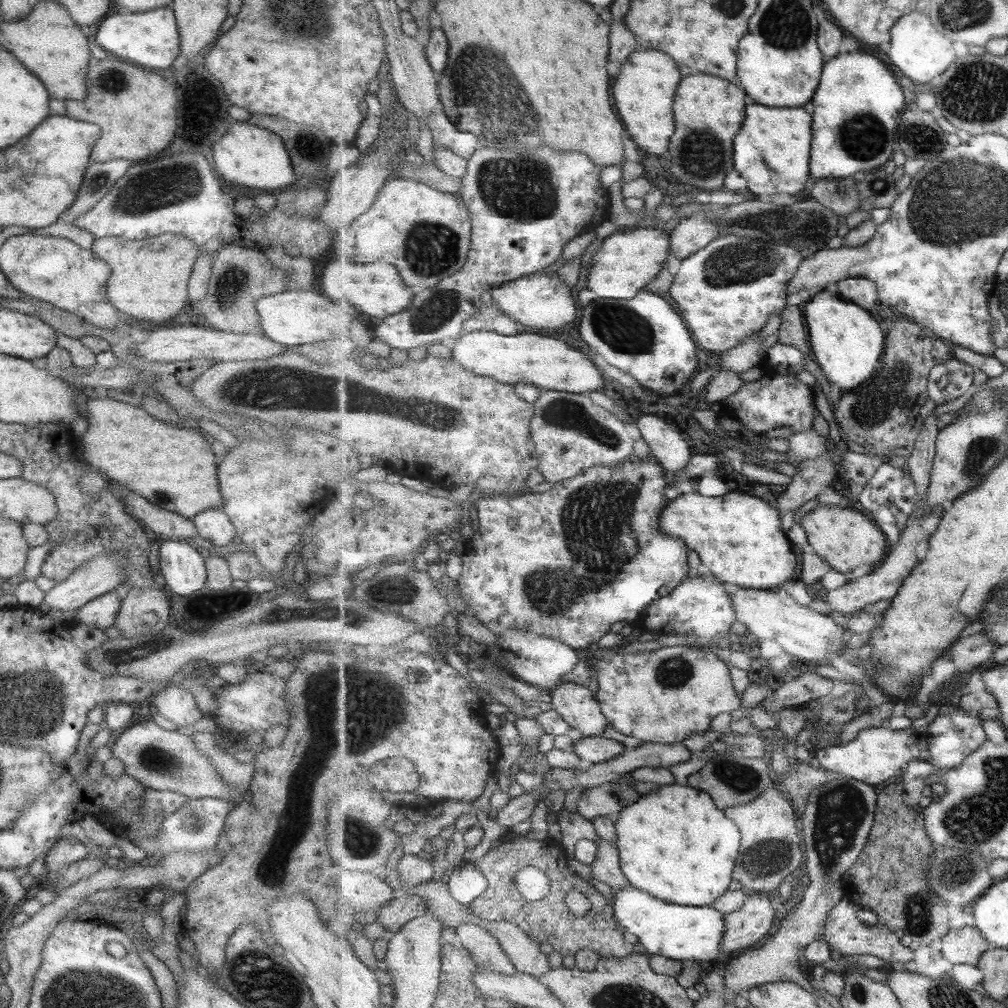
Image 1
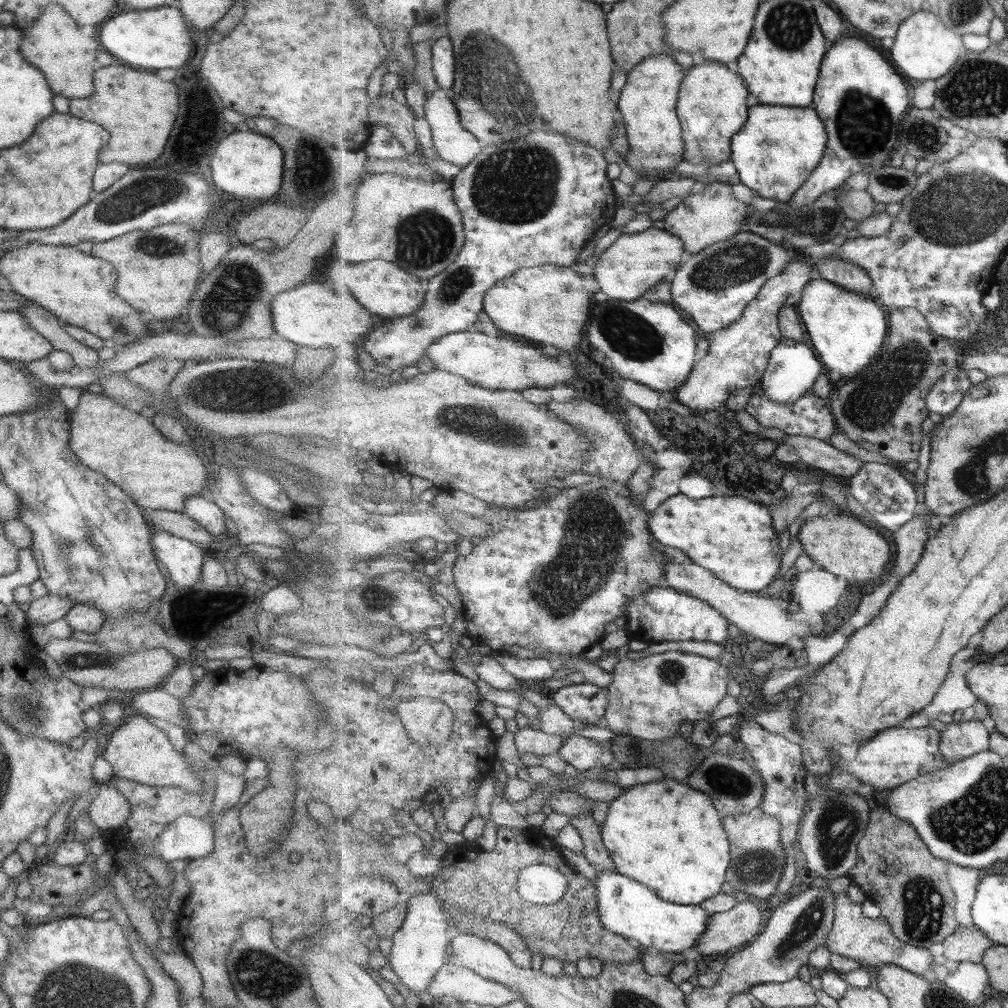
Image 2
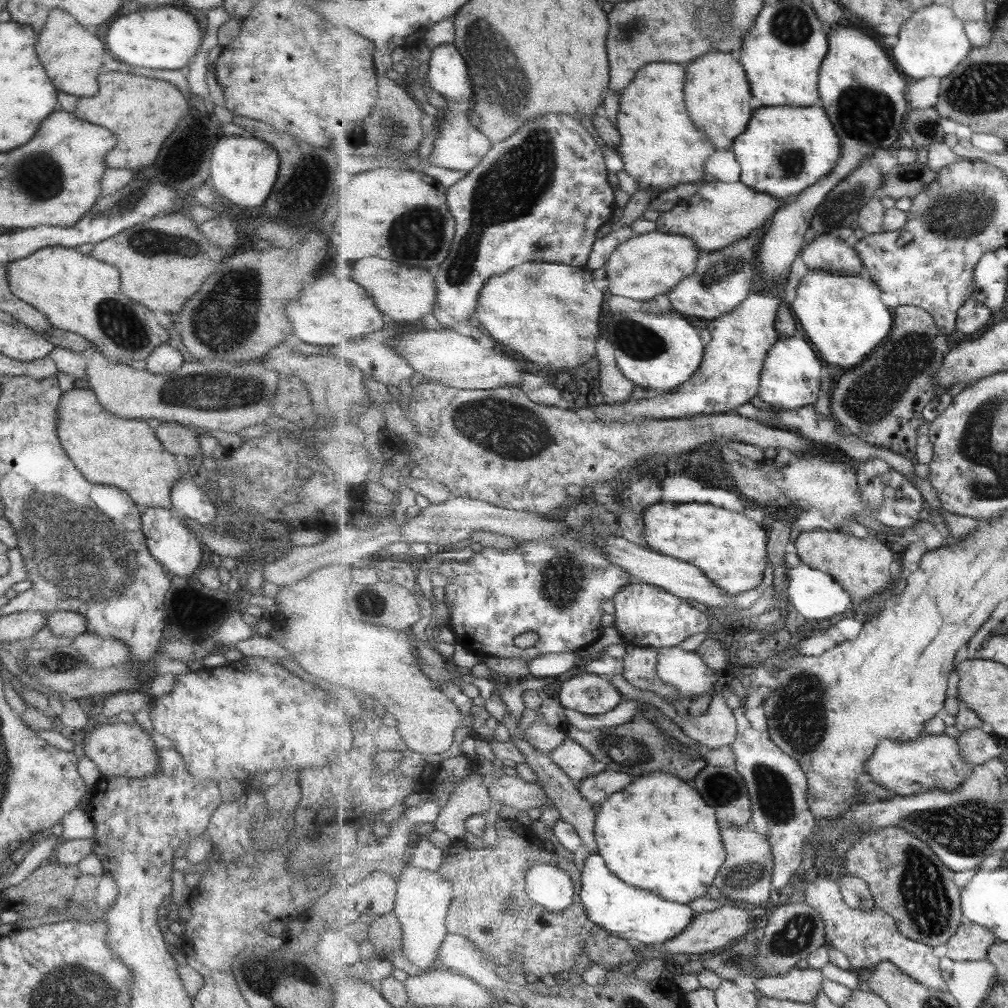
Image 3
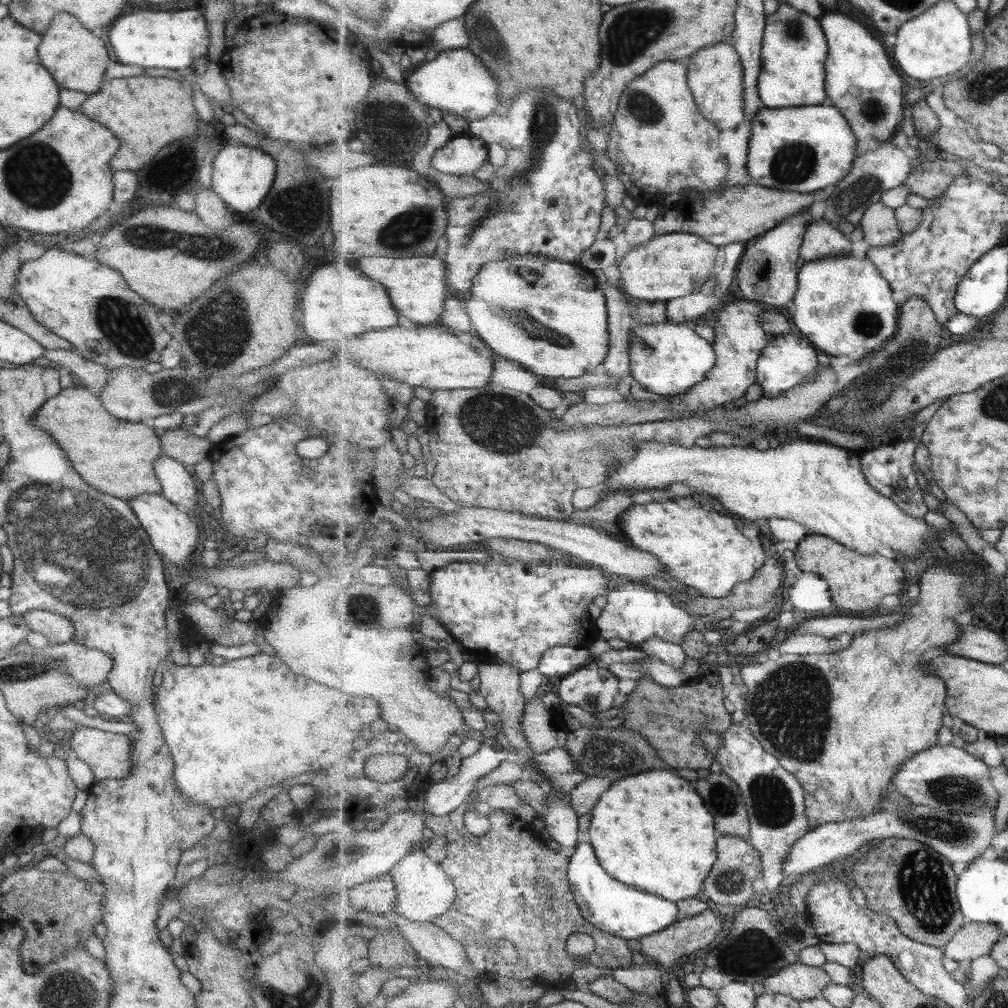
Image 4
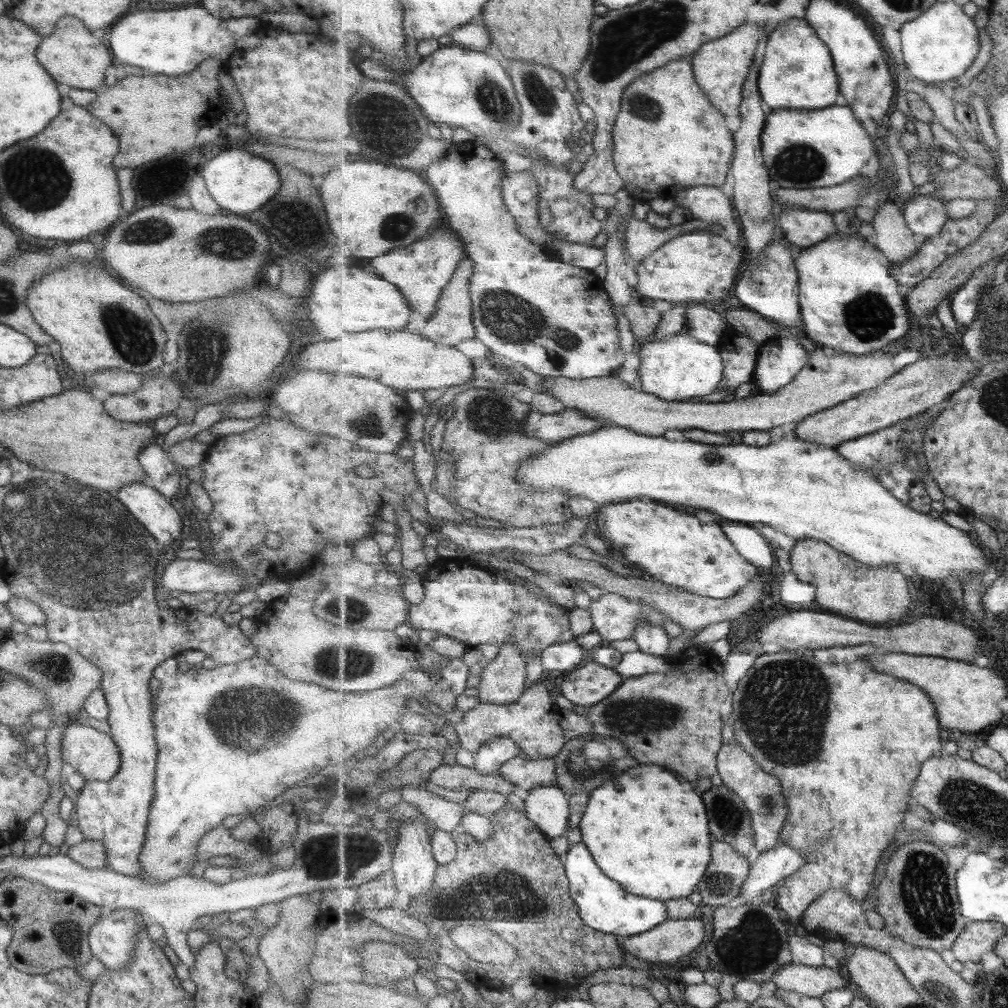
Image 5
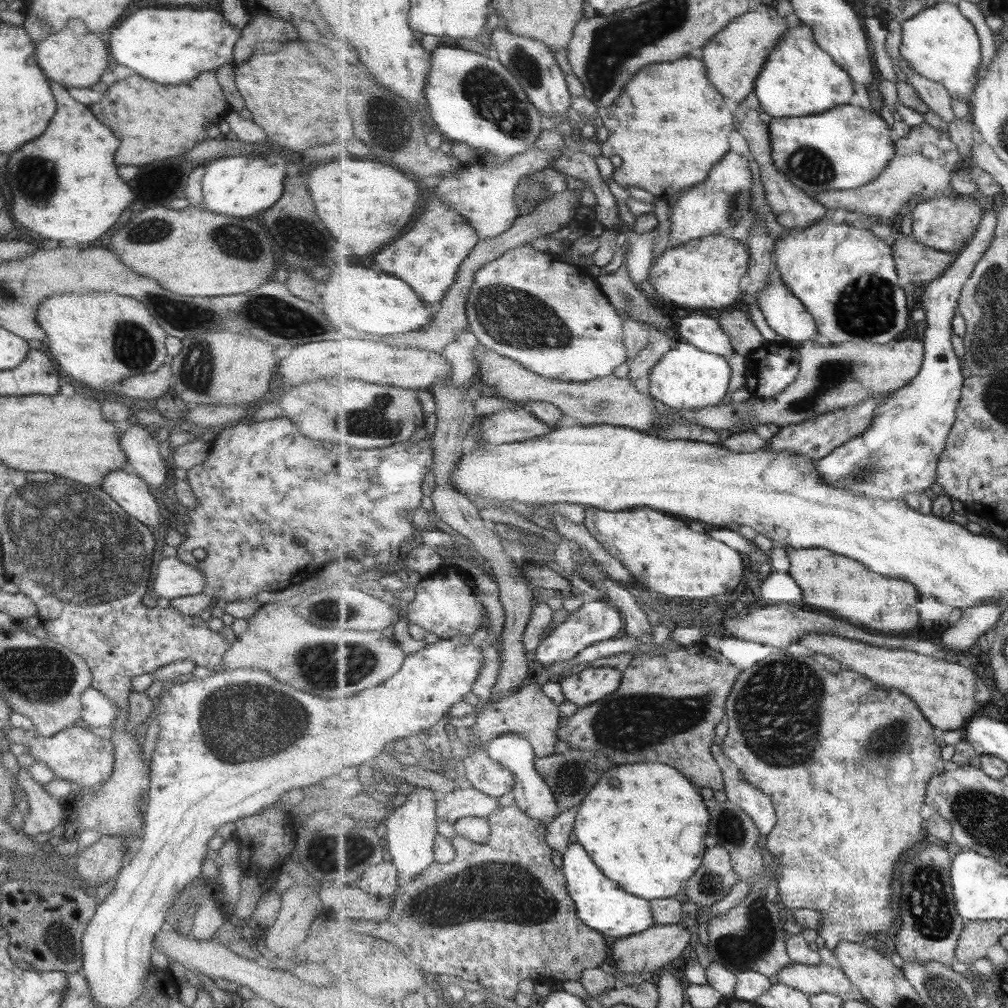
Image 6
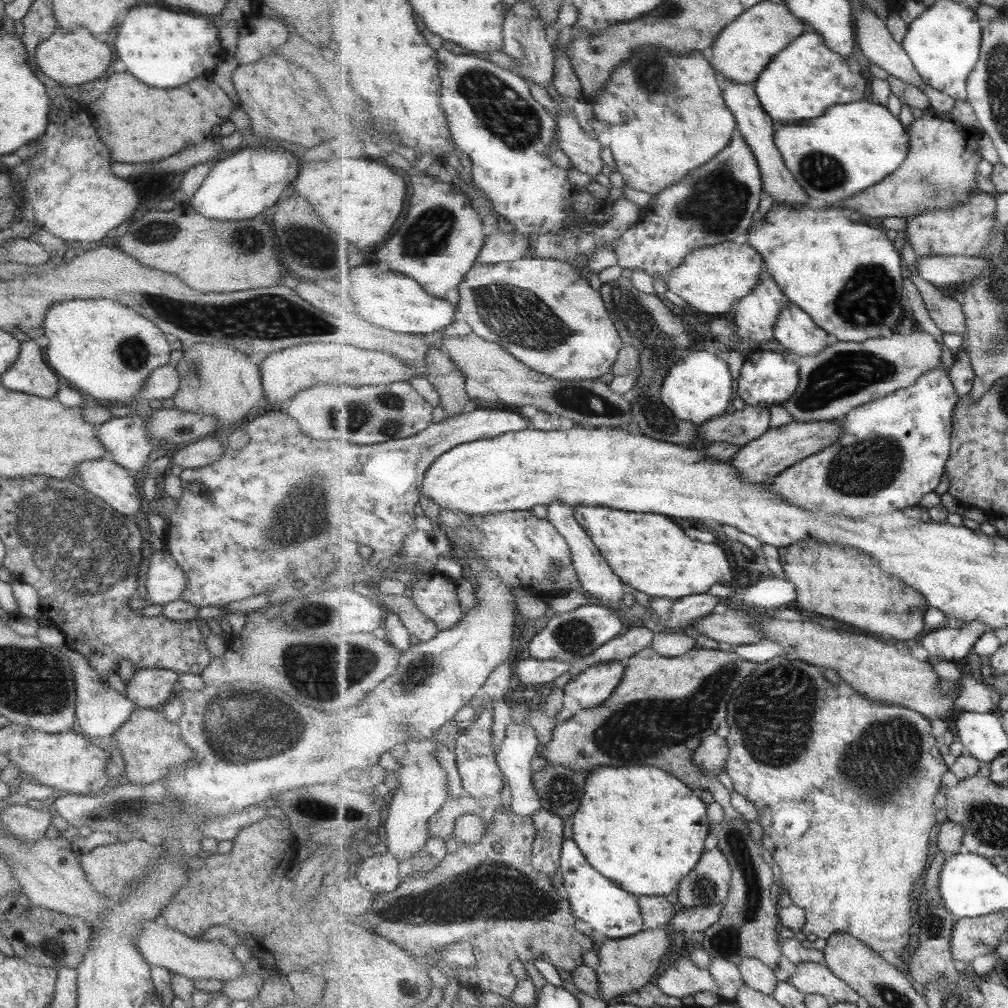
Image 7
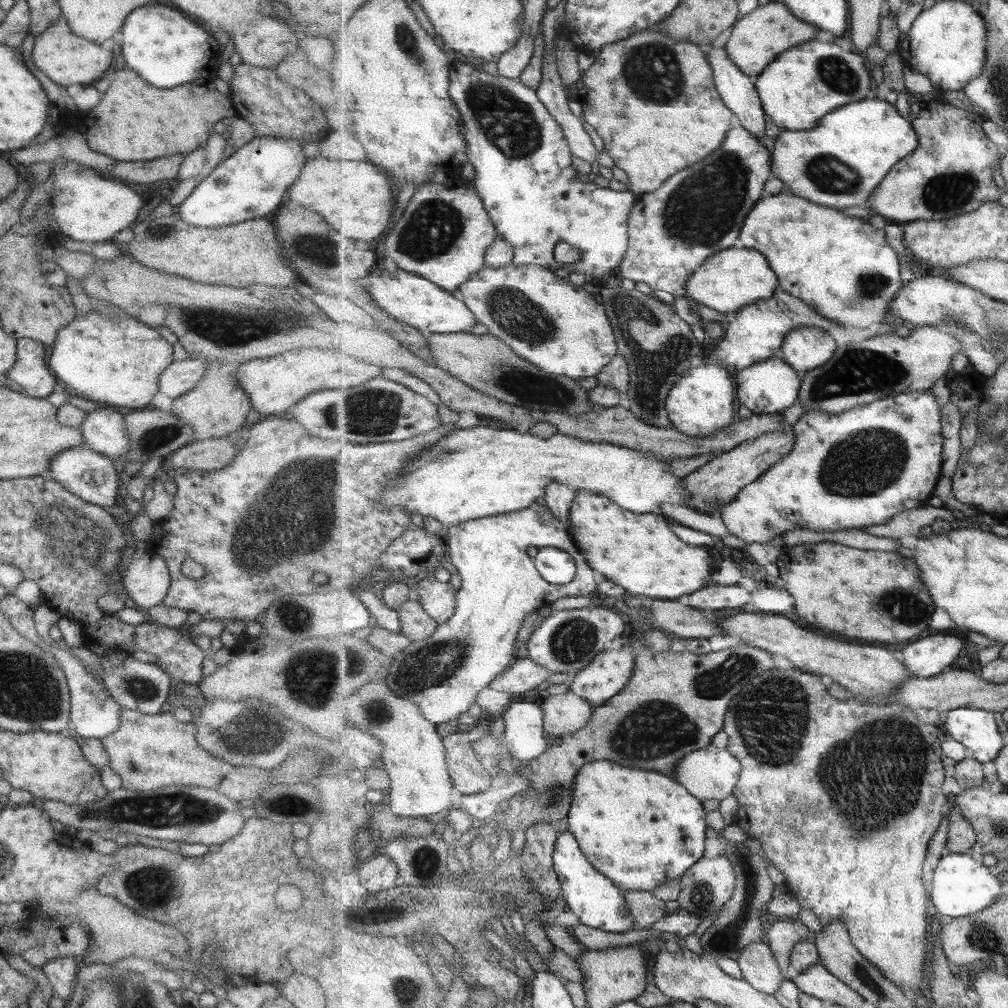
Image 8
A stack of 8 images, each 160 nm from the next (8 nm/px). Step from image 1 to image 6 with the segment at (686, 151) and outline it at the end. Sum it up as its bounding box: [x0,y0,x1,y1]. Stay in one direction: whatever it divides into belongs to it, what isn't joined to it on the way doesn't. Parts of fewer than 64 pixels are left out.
[699,3,790,103]

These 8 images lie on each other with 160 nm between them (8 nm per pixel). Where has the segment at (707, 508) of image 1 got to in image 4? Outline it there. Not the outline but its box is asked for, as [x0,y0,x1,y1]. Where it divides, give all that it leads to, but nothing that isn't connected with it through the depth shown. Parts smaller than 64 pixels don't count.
[617,500,769,598]

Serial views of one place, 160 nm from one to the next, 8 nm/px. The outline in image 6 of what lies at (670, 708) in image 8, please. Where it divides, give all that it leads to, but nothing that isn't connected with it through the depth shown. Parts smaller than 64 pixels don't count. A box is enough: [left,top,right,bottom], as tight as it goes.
[556,641,743,790]

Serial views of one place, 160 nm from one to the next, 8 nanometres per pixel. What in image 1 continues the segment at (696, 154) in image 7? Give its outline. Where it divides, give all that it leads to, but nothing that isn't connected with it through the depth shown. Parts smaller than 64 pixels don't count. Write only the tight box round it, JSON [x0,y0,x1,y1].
[615,49,682,158]

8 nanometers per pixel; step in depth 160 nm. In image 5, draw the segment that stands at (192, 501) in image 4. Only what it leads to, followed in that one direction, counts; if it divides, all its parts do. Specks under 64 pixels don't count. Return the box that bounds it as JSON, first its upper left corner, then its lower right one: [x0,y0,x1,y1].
[137,443,179,499]

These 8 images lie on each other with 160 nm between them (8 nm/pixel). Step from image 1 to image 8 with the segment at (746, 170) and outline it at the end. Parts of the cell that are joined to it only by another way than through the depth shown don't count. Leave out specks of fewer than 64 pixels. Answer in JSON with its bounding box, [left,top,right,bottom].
[771,99,920,208]

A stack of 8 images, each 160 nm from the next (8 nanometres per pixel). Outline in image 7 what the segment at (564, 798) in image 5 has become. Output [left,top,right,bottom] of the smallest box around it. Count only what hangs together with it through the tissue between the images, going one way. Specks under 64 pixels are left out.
[496,700,543,818]

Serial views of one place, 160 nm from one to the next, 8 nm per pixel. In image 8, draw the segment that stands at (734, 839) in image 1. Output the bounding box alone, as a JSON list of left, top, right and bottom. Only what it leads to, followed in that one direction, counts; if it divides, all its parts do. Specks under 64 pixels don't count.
[567,761,705,892]

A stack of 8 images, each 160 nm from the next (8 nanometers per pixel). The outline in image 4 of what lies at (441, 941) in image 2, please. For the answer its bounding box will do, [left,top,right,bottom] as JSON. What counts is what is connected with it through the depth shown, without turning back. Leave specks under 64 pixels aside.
[391,849,457,922]

